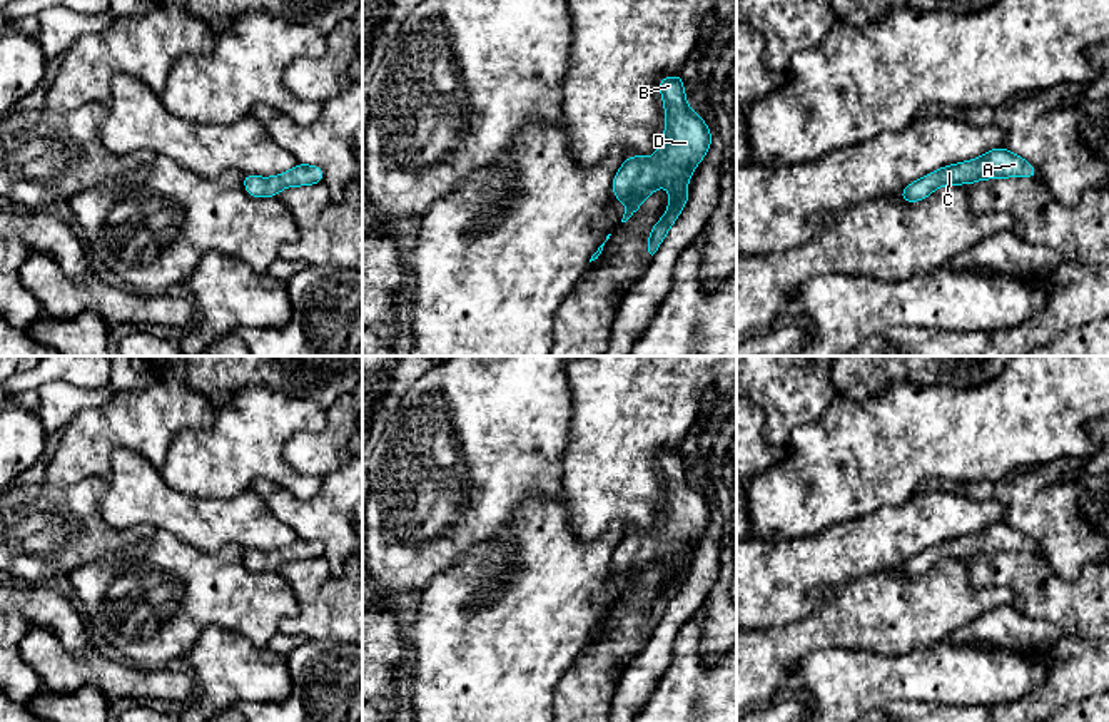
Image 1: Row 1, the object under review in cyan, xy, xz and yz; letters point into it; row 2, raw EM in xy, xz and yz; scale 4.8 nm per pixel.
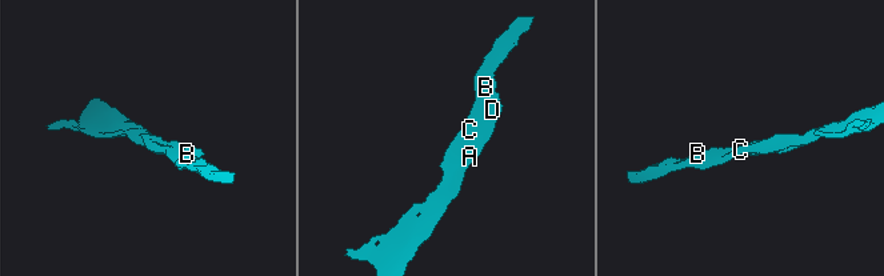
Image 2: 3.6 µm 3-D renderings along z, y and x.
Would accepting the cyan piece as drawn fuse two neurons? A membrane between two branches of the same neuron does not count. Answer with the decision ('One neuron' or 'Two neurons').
One neuron

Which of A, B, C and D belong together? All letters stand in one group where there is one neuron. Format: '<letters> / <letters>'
A B C D

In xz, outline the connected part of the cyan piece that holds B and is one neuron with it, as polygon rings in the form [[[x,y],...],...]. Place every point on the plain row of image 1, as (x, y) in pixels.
[[[681,446],[660,453],[665,476],[665,505],[655,531],[628,531],[613,553],[613,570],[628,578],[621,597],[626,597],[643,575],[660,560],[668,558],[670,577],[665,590],[648,608],[648,627],[653,630],[668,603],[678,593],[688,575],[686,555],[710,525],[711,505],[703,493],[686,480]]]

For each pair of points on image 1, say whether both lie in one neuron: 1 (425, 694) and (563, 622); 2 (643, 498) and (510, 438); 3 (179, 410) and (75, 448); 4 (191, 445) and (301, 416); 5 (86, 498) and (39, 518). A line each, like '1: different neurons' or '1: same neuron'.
1: same neuron
2: different neurons
3: same neuron
4: same neuron
5: same neuron

